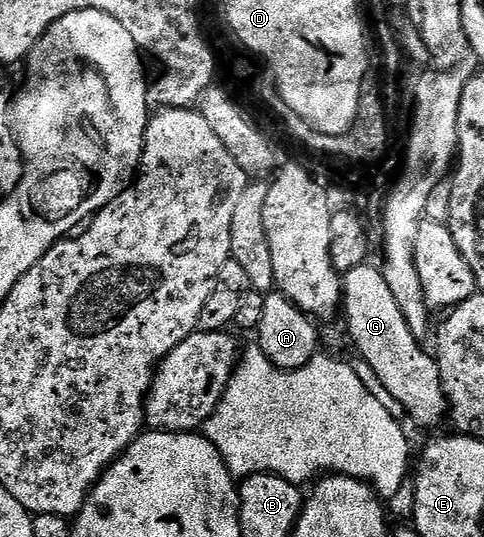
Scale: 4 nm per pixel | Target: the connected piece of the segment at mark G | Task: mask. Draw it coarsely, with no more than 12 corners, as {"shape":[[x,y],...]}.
{"shape":[[382,268],[342,278],[358,356],[407,417],[449,413],[439,362],[415,340]]}

